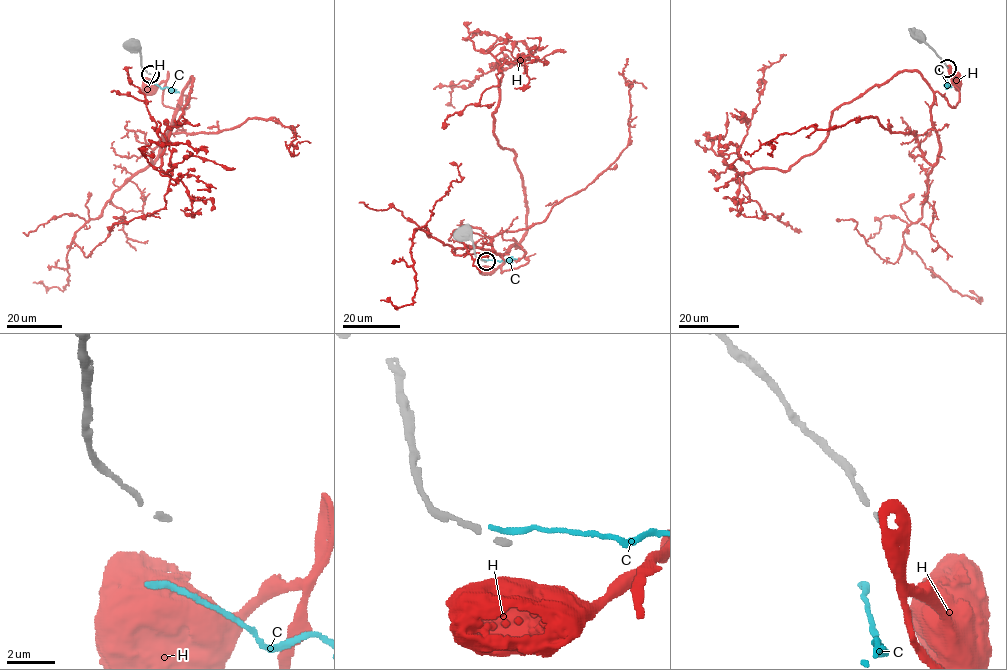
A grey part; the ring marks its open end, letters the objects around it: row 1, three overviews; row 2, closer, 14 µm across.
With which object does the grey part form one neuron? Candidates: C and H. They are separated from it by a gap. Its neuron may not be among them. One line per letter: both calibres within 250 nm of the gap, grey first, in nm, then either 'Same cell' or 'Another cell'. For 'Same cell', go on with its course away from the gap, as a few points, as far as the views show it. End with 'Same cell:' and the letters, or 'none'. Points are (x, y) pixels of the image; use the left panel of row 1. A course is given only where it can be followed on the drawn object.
C: Thickness 200 nm (grey) against 320 nm. Another cell
H: Thickness 200 nm (grey) against 850 nm. Another cell
Same cell: none

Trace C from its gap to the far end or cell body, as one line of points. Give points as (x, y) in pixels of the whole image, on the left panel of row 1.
C: (150, 81), (179, 93)

